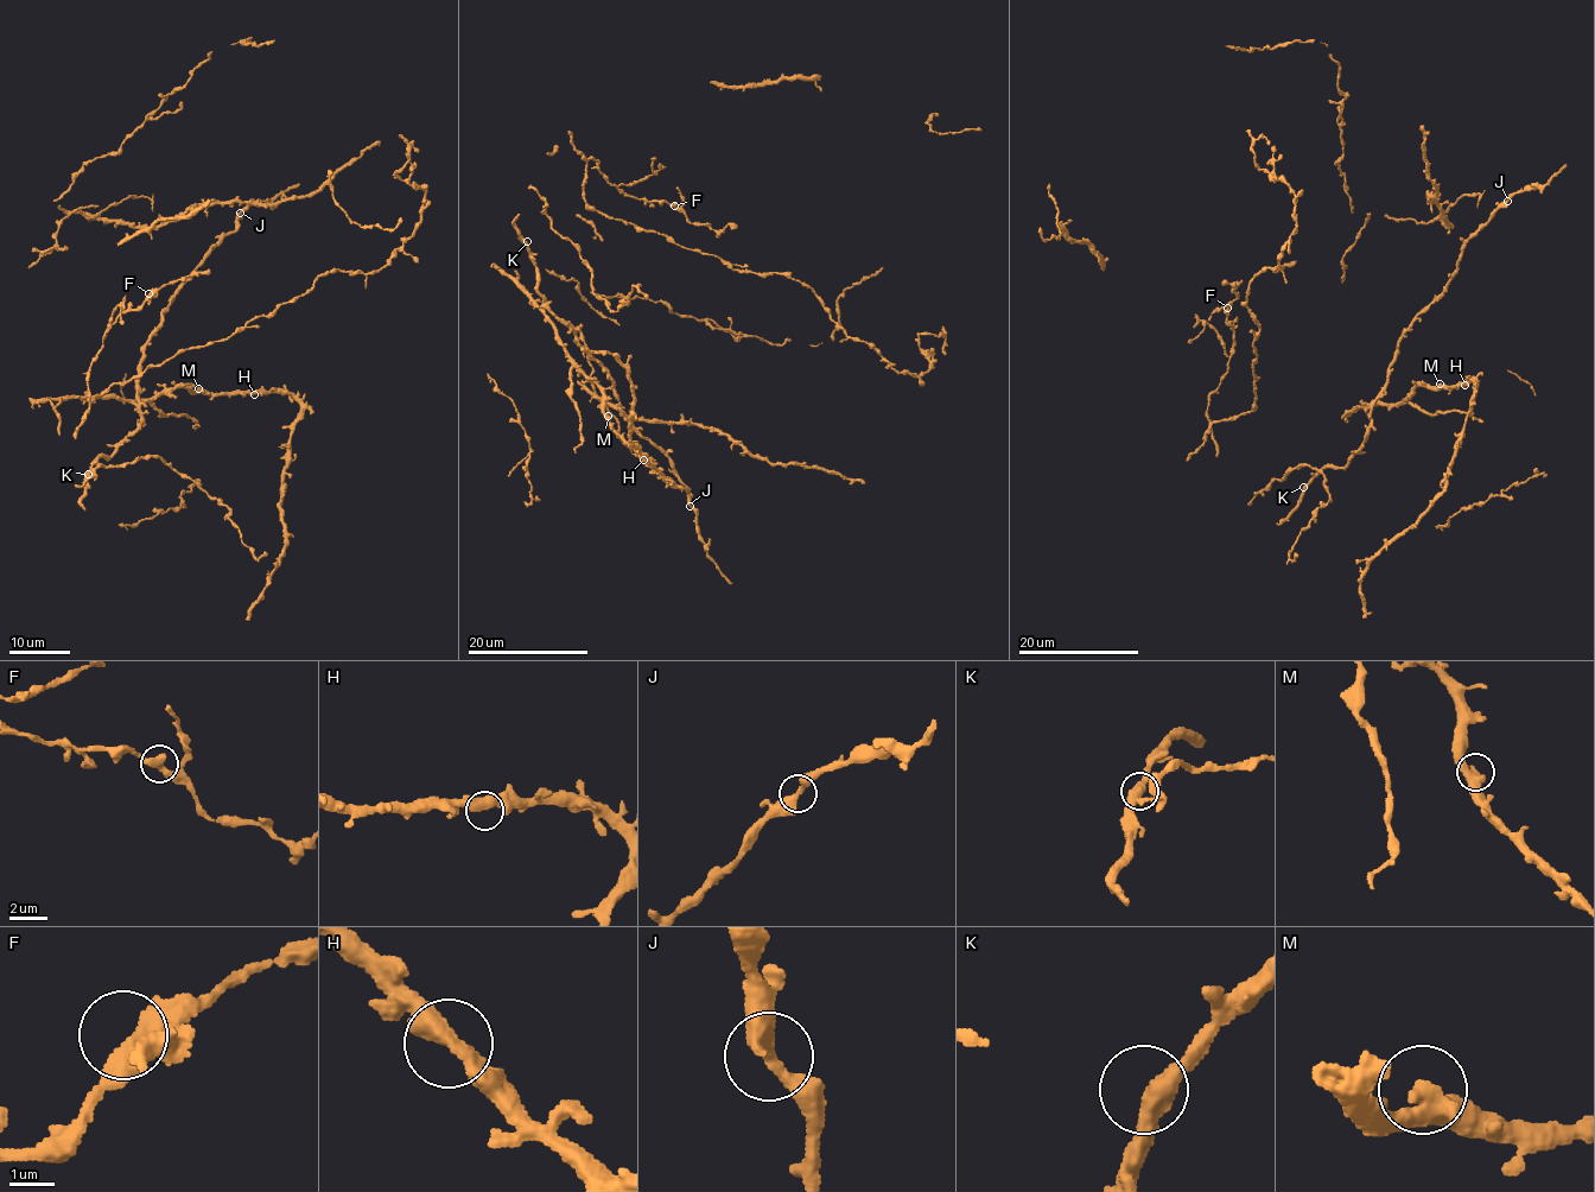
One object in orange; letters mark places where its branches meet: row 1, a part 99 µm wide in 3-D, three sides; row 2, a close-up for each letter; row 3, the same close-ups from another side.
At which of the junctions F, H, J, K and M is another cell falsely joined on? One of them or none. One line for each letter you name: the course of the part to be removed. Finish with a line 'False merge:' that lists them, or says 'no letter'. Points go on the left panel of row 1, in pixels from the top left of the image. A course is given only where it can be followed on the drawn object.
False merge: no letter

